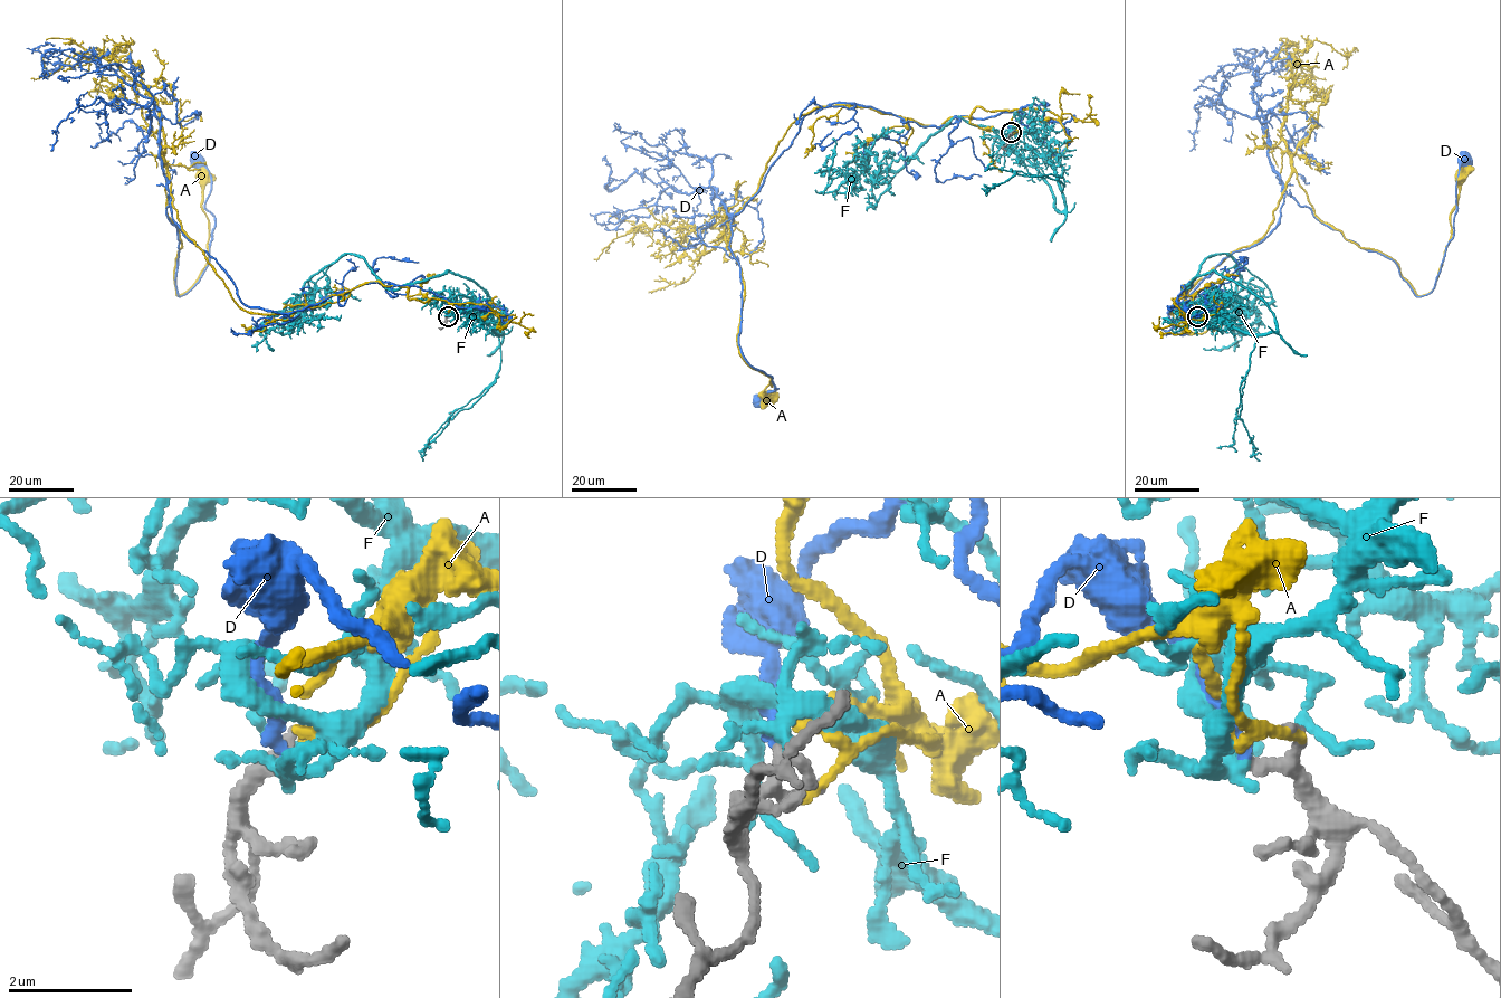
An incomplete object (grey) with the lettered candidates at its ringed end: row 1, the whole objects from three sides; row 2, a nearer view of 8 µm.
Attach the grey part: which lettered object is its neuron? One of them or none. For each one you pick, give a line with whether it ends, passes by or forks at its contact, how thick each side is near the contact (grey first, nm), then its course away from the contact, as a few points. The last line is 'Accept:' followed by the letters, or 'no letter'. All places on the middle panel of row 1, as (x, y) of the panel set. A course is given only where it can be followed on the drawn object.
F: It forks there. Thickness 190 nm (grey) against 180 nm. Its course: (1011, 132), (1050, 163), (1062, 210), (1000, 133), (959, 116), (897, 170), (851, 180), (830, 178), (832, 138)
Accept: F

